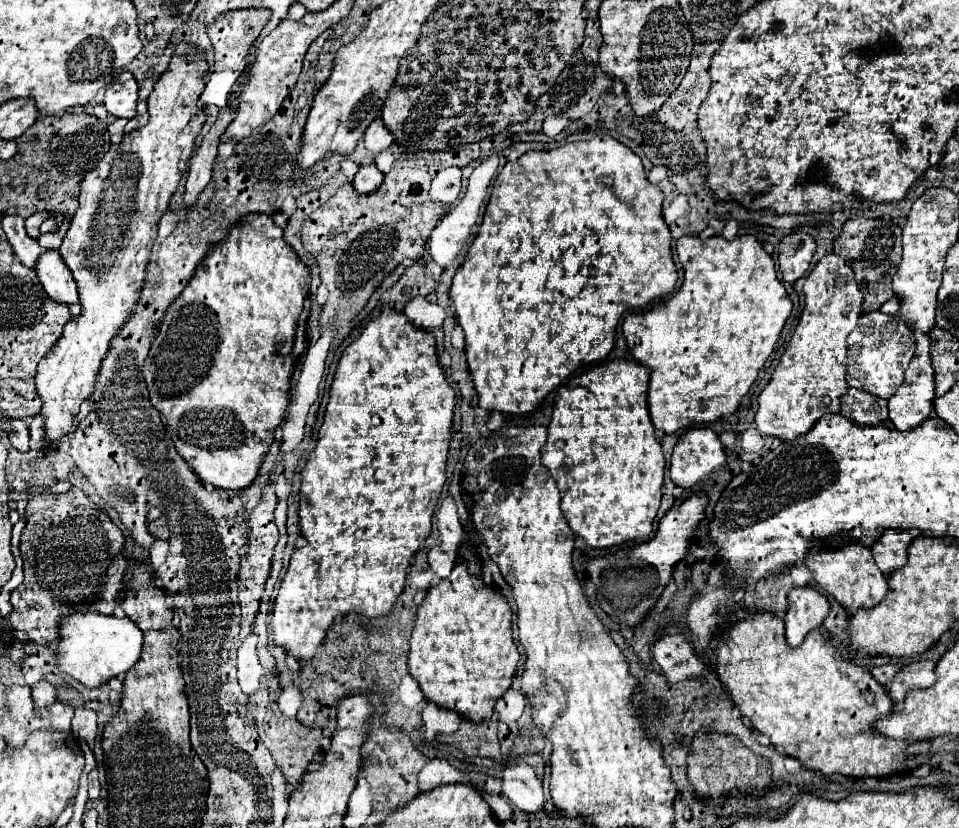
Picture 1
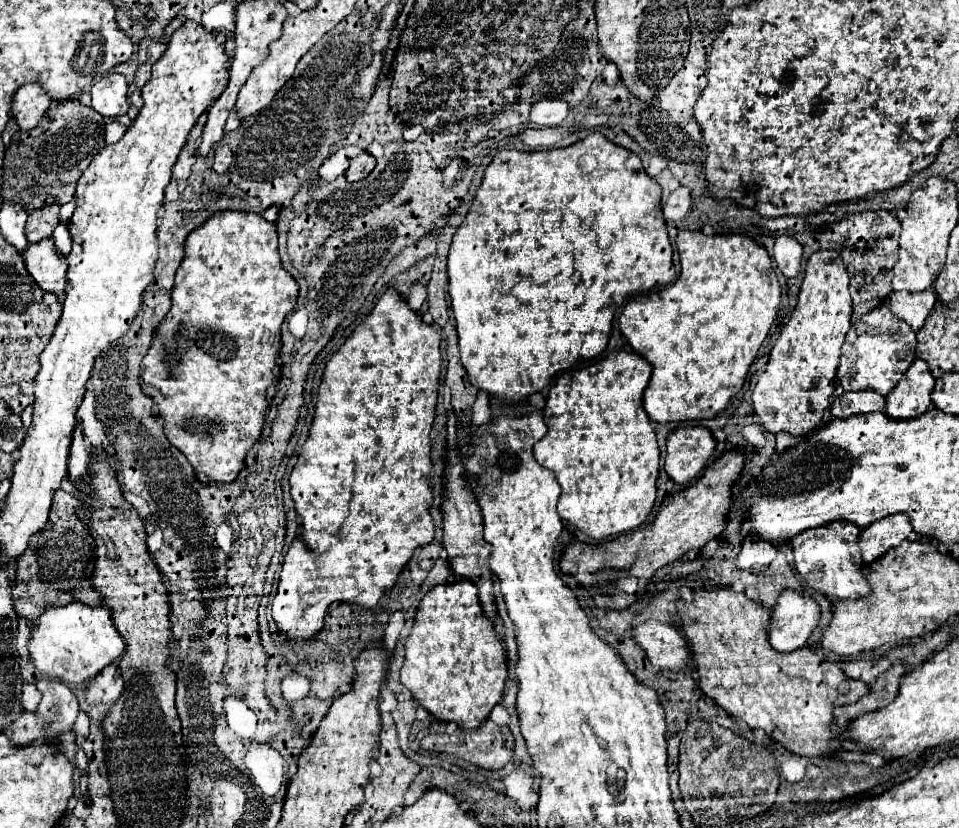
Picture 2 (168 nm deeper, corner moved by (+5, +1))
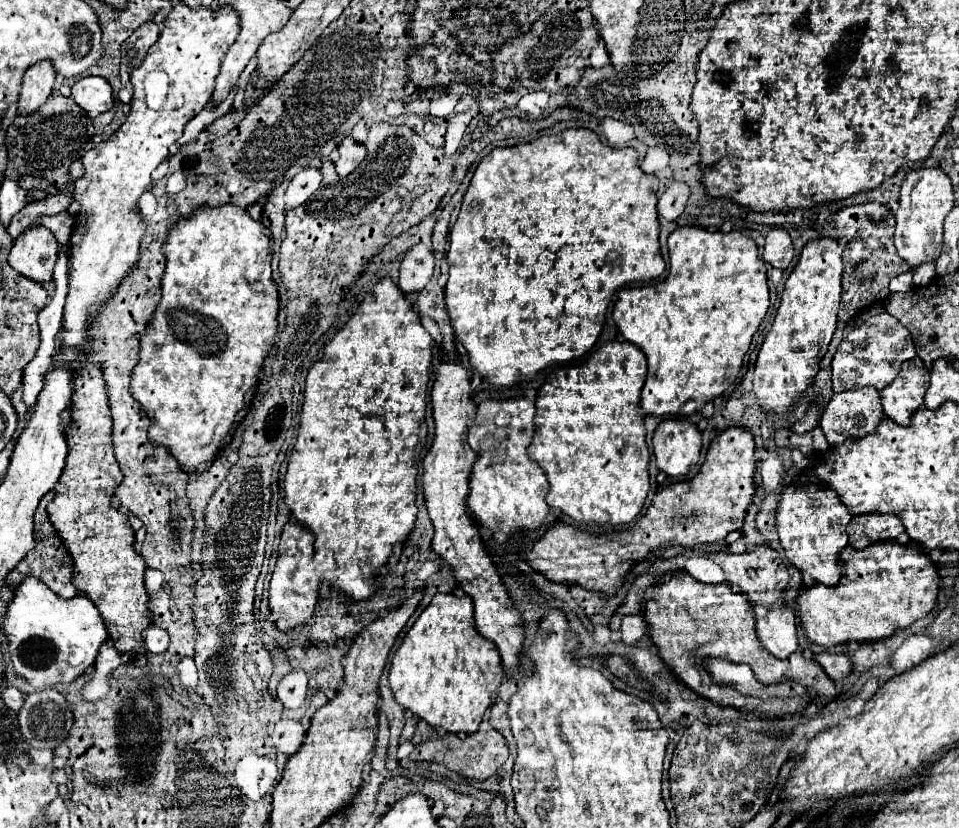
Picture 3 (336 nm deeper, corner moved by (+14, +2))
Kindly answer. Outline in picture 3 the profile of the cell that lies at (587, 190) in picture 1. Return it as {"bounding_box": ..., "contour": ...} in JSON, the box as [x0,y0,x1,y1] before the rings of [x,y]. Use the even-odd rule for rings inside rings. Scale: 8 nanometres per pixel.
{"bounding_box":[445,129,665,387],"contour":[[[567,129],[561,135],[539,137],[529,143],[519,143],[513,147],[497,147],[481,159],[473,179],[463,195],[459,217],[449,233],[449,281],[445,285],[445,303],[449,313],[449,323],[453,327],[457,343],[467,349],[471,367],[491,385],[511,387],[519,381],[531,381],[539,371],[561,363],[572,362],[587,355],[597,343],[597,337],[603,329],[607,305],[613,299],[613,293],[629,283],[649,283],[659,279],[665,271],[665,261],[659,251],[659,221],[657,221],[657,187],[659,181],[655,175],[647,175],[637,165],[635,149],[615,149],[603,145],[599,135],[589,129]]]}

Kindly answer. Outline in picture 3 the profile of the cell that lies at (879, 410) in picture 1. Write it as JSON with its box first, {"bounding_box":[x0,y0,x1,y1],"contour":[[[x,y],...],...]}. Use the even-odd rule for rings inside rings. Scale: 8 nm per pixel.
{"bounding_box":[821,387,885,445],"contour":[[[873,387],[833,393],[821,417],[821,429],[829,445],[843,443],[847,437],[861,437],[867,435],[867,431],[875,431],[877,421],[885,417],[879,399],[879,391]]]}

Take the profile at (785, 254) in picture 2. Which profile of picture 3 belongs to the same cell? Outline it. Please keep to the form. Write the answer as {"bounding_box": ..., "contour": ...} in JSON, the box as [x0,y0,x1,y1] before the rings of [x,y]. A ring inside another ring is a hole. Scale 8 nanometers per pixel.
{"bounding_box":[763,229,793,269],"contour":[[[773,229],[765,237],[765,253],[763,259],[773,267],[787,269],[793,259],[793,243],[785,229]]]}

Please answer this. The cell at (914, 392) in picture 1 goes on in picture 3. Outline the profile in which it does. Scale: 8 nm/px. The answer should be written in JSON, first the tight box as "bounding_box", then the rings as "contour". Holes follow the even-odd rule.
{"bounding_box":[881,357,929,425],"contour":[[[919,357],[903,363],[899,375],[881,389],[881,405],[889,419],[897,425],[909,425],[911,415],[923,405],[925,391],[929,387],[929,371]]]}

